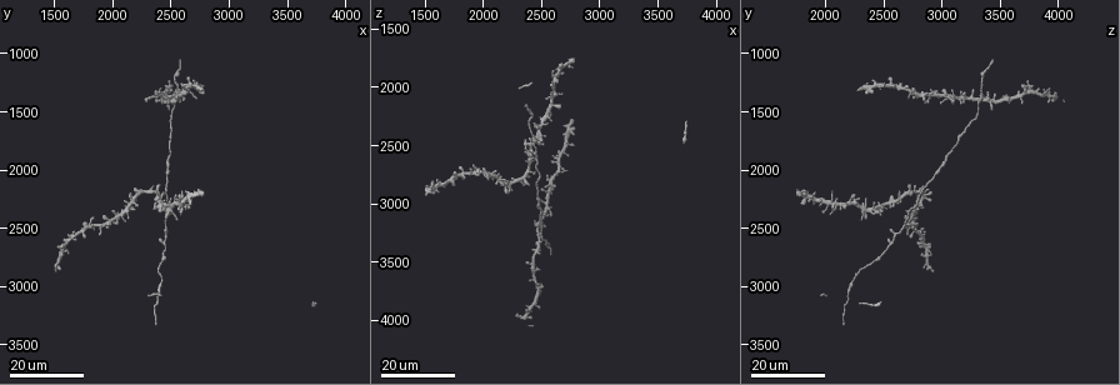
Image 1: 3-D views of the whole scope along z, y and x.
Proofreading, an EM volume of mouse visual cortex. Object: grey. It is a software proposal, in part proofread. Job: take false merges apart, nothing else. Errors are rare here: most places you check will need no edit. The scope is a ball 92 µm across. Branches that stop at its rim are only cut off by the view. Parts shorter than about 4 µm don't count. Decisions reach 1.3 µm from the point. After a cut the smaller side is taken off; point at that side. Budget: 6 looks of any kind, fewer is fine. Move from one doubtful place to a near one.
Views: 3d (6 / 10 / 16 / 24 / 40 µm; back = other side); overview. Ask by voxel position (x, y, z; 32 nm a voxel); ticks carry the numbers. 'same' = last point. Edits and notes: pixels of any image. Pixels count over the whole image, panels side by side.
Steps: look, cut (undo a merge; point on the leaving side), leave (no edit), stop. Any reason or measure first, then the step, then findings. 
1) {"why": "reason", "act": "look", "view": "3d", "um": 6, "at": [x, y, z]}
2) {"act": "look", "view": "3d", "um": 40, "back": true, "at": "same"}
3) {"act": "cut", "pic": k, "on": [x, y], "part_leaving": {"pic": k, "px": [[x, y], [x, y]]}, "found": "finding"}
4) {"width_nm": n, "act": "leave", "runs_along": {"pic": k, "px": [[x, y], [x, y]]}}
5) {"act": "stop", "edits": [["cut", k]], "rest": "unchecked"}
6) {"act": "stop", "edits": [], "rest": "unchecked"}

{"why": "looks like a crossing", "act": "look", "view": "3d", "um": 24, "at": [2380, 2180, 2720]}

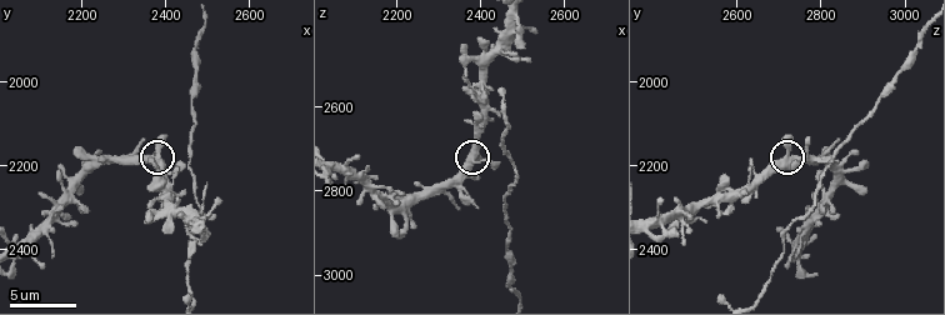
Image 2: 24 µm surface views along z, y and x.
{"act": "look", "view": "3d", "um": 10, "at": [2385, 2185, 2720]}

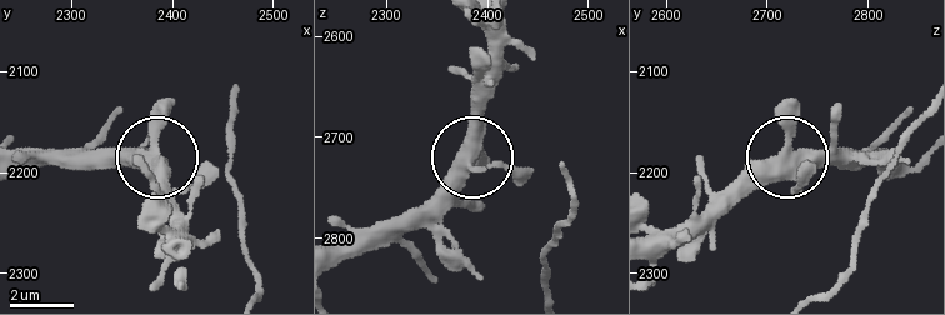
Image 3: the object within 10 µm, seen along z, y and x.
{"arms": 4, "act": "leave", "found": "continuous, no second neuron"}

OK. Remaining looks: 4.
{"why": "sudden change in width", "act": "look", "view": "3d", "um": 24, "at": [2500, 1760, 3120]}

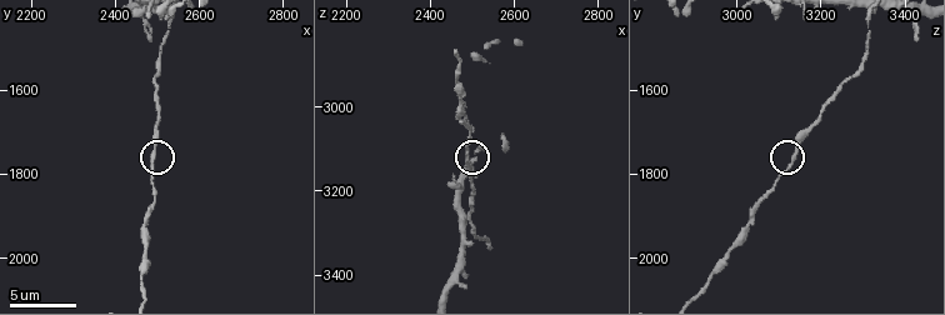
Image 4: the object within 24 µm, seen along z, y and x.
{"act": "look", "view": "3d", "um": 10, "at": [2490, 1755, 3135]}

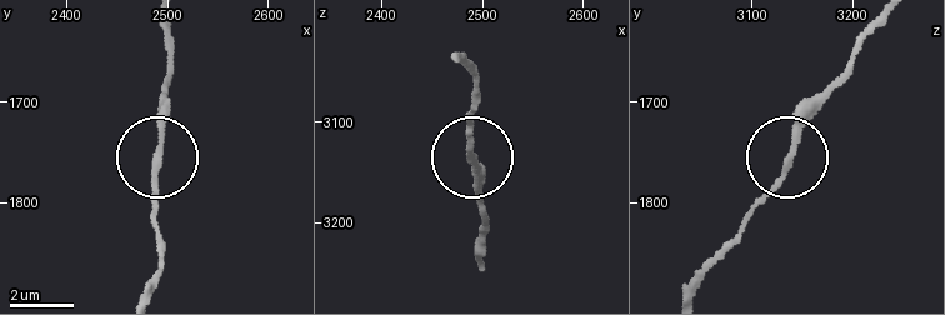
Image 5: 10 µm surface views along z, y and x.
{"act": "leave", "runs_along": {"pic": 5, "px": [[686, 289], [778, 176], [796, 120], [831, 83]]}, "found": "all the same neuron"}

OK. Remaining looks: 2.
{"why": "thick turns thin", "act": "look", "view": "3d", "um": 16, "at": [2400, 3040, 2220]}

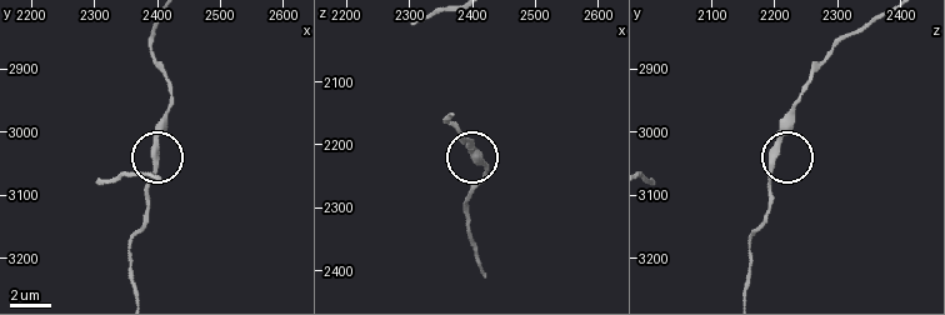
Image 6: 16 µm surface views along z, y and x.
{"why": "closer look", "act": "look", "view": "3d", "um": 10, "at": [2400, 3040, 2195]}

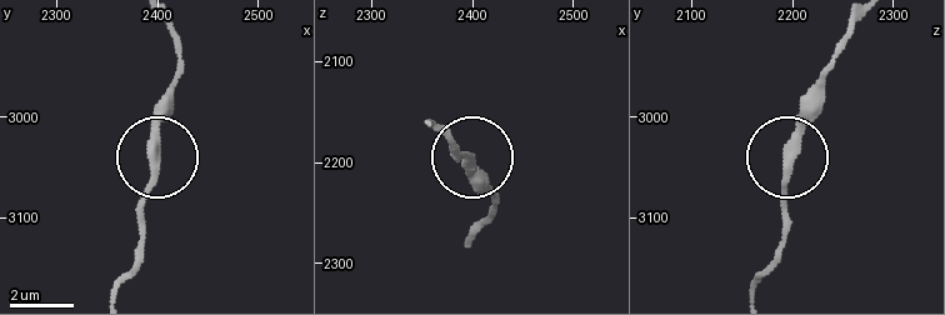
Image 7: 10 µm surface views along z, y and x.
{"act": "leave", "runs_along": {"pic": 7, "px": [[170, 26], [181, 58], [141, 211], [141, 258]]}, "found": "one neuron here"}

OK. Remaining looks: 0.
{"act": "stop", "edits": [], "rest": "unchecked"}

